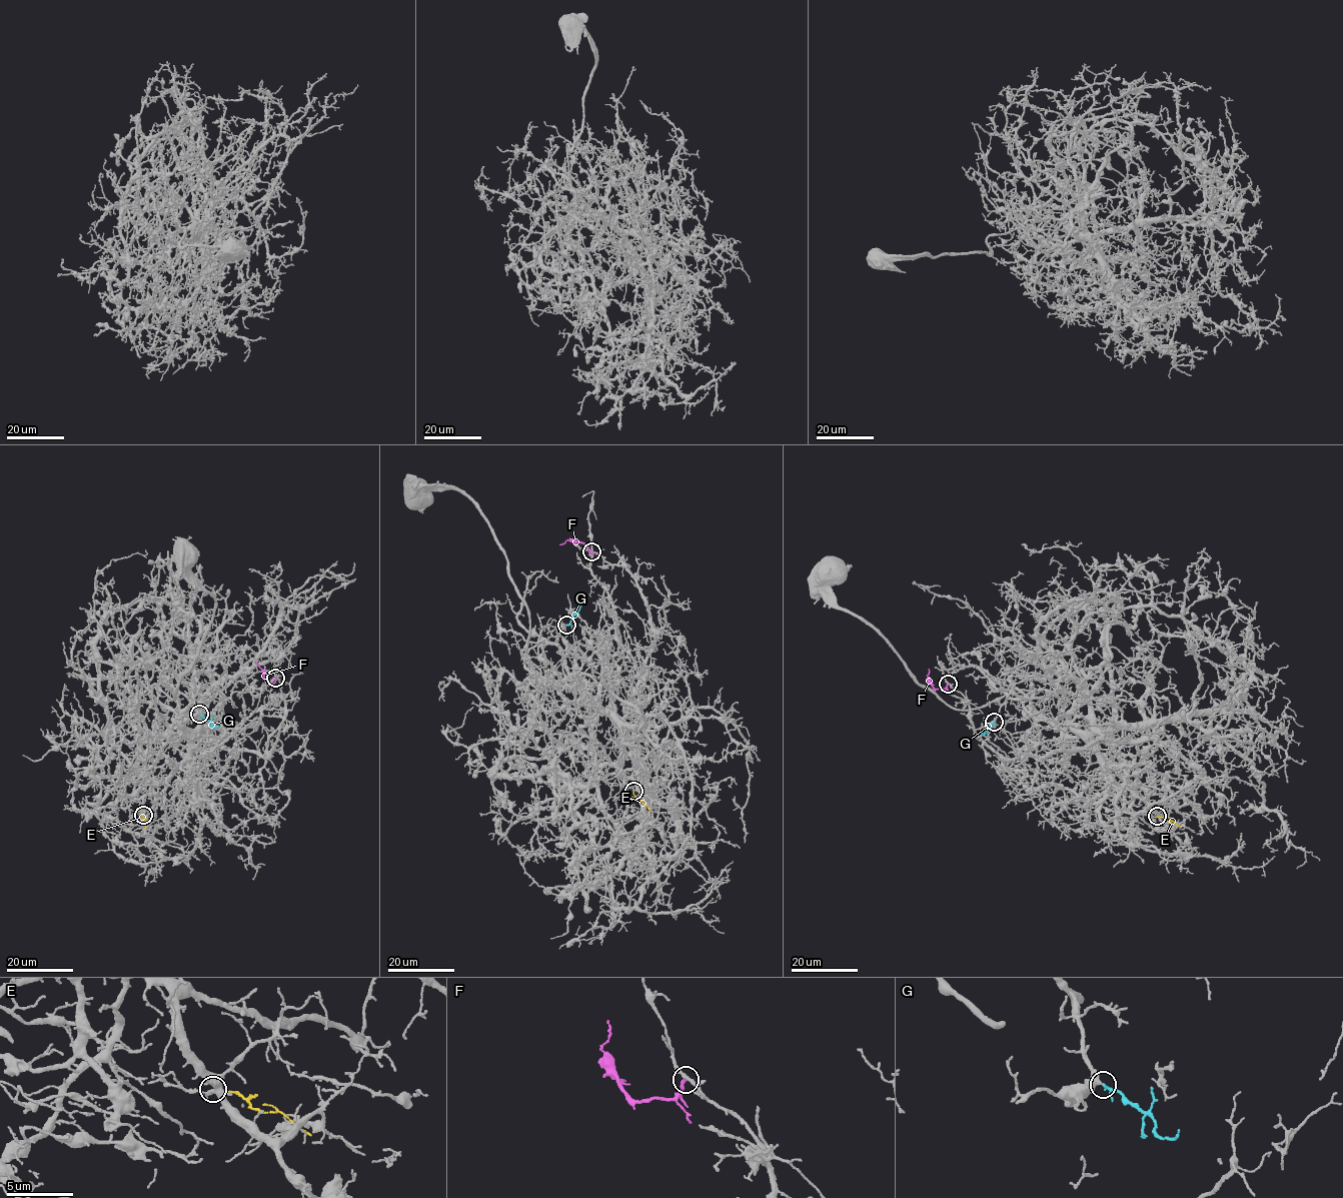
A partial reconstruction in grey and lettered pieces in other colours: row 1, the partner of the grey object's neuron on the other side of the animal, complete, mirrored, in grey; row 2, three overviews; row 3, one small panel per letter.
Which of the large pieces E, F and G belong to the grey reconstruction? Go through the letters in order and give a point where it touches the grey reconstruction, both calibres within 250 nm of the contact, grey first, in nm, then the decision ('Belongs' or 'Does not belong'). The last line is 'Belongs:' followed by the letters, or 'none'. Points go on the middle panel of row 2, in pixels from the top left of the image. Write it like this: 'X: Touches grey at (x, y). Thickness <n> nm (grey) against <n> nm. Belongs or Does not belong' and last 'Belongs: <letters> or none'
E: Touches grey at (633, 791). Thickness 200 nm (grey) against 180 nm. Does not belong
F: Touches grey at (591, 551). Thickness 260 nm (grey) against 280 nm. Does not belong
G: Touches grey at (566, 625). Thickness 400 nm (grey) against 170 nm. Belongs
Belongs: G

